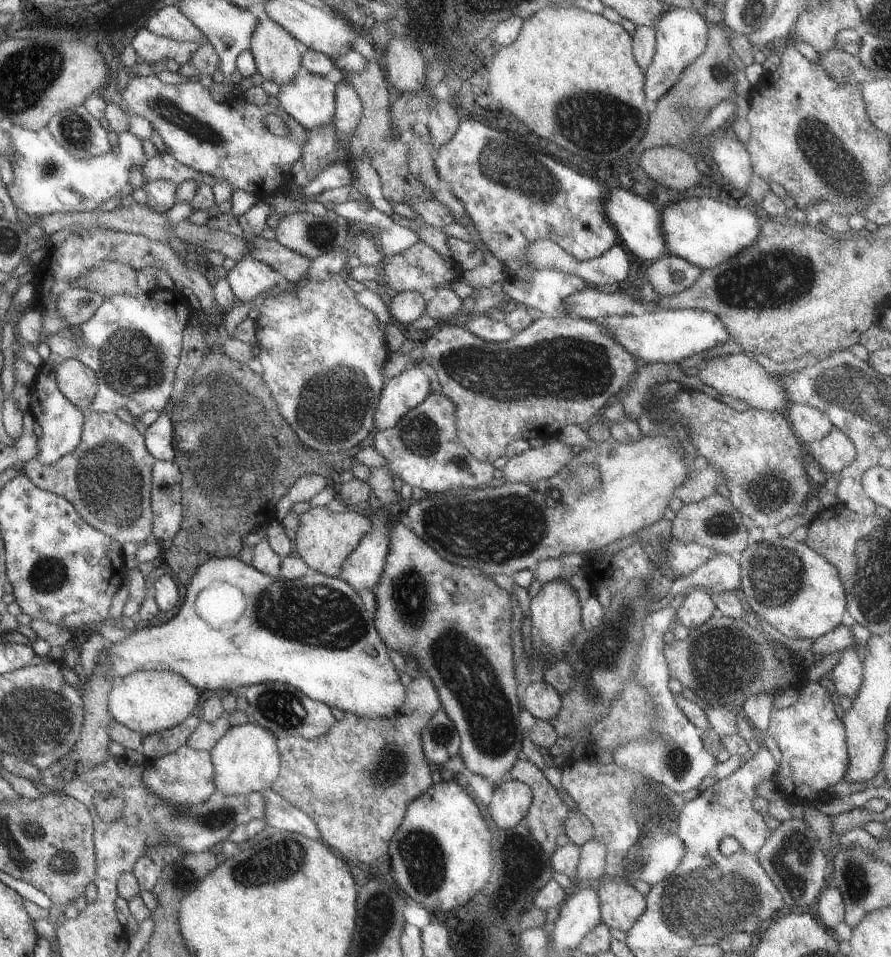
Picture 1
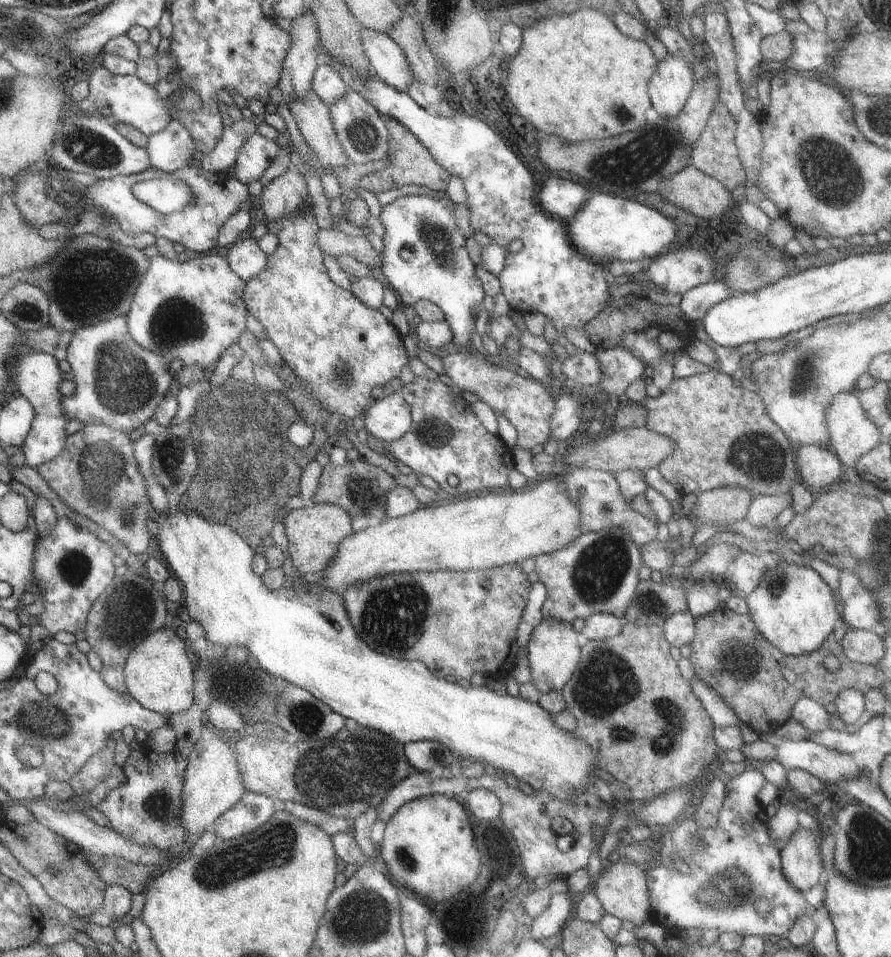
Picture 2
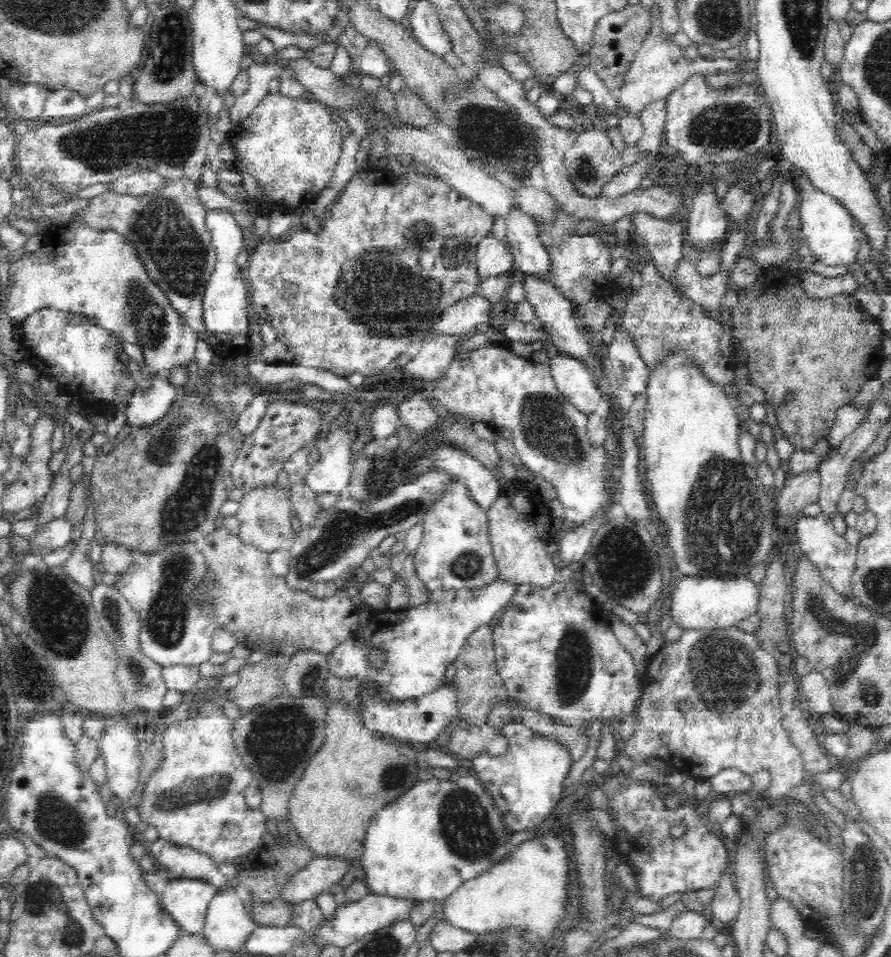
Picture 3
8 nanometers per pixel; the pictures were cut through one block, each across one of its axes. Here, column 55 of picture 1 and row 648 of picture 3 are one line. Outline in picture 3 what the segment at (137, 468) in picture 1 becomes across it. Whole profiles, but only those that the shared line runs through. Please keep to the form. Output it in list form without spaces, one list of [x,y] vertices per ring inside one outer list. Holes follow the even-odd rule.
[[[480,624],[462,644],[462,650],[454,662],[456,668],[456,676],[454,676],[454,692],[456,692],[456,714],[452,716],[450,724],[446,728],[440,730],[440,734],[434,738],[432,746],[434,748],[444,748],[448,750],[452,736],[454,736],[454,728],[460,726],[460,722],[464,722],[468,728],[474,726],[484,726],[488,724],[488,716],[492,714],[492,708],[502,706],[510,700],[504,680],[498,674],[496,668],[496,652],[494,652],[494,628],[490,624]]]

